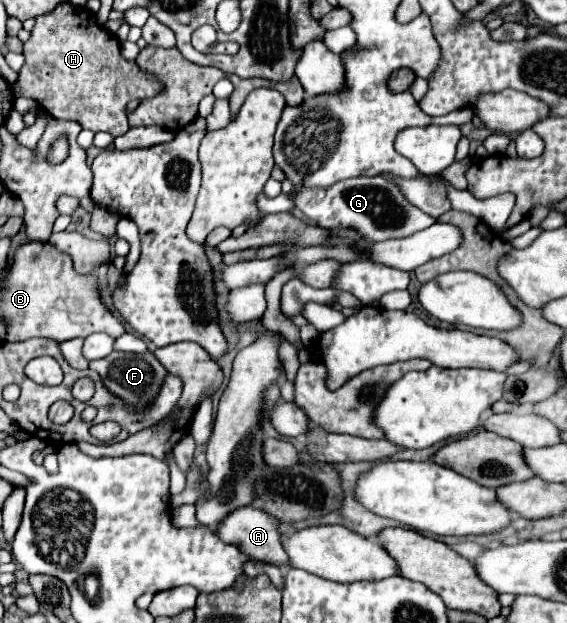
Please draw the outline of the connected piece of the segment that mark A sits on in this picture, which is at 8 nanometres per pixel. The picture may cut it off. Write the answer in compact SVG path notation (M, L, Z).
M240 508L236 512L232 512L232 516L228 516L228 520L224 520L224 524L220 524L220 532L218 538L224 540L226 544L234 544L240 548L240 552L244 552L248 558L264 562L264 564L274 564L274 566L284 566L290 568L288 562L288 554L282 546L282 532L280 532L280 520L264 510L258 508Z

